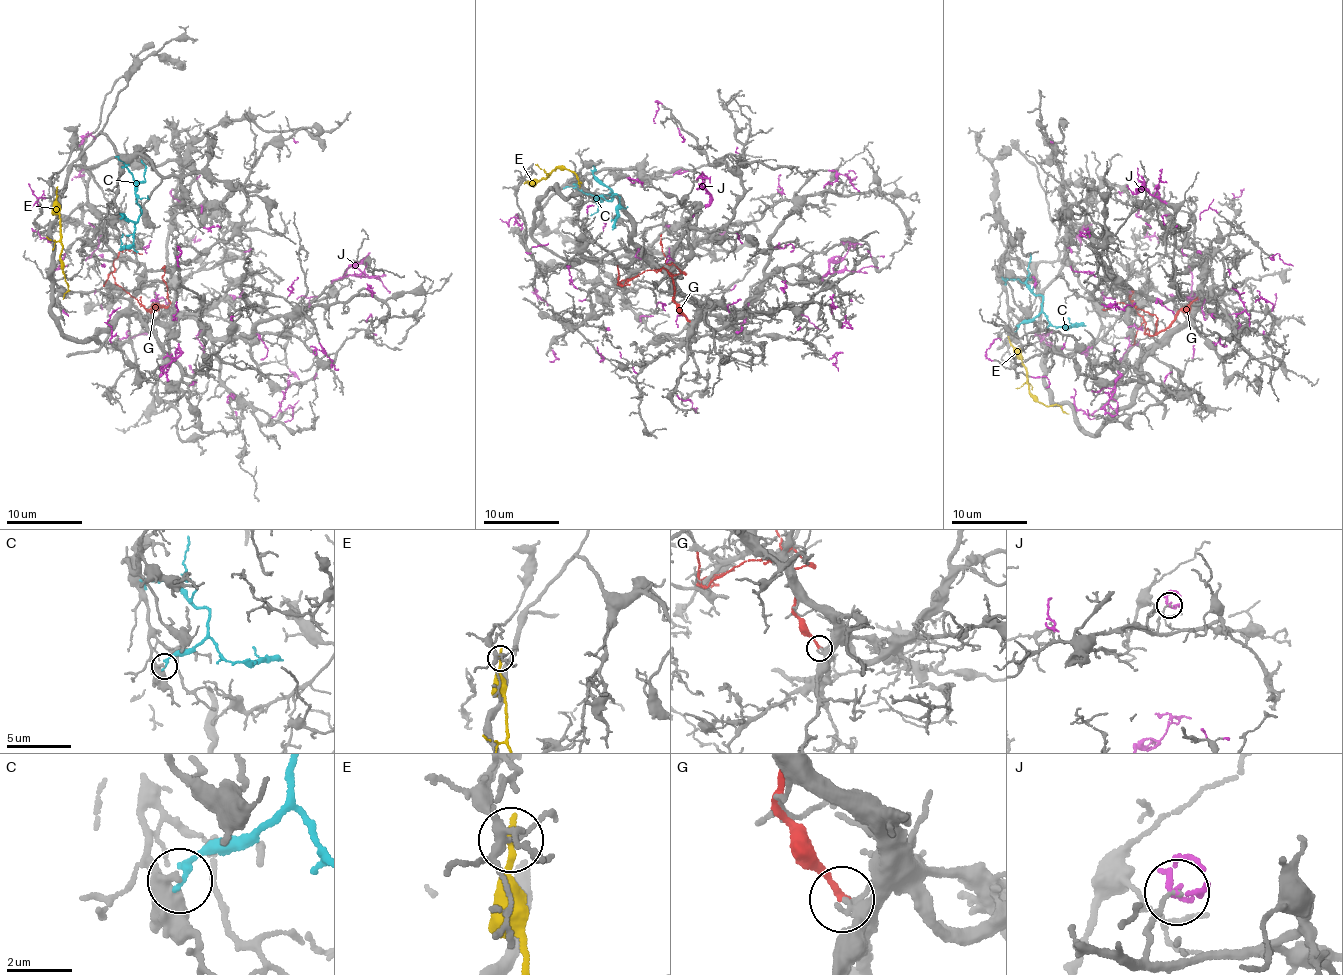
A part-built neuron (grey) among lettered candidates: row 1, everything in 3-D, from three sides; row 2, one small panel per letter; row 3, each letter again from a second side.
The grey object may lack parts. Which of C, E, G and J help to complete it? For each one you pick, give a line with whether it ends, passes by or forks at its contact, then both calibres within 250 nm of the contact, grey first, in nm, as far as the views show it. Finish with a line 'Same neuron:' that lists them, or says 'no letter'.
Same neuron: no letter

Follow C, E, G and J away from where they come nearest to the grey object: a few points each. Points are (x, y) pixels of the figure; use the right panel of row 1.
C: (1016, 330), (1021, 322), (1040, 312), (1042, 300), (1026, 281), (1029, 254)
E: (1010, 341), (1026, 368), (1031, 397), (1068, 413)
G: (1197, 297), (1179, 312), (1162, 331), (1150, 335), (1144, 333), (1146, 321), (1136, 311), (1130, 294)
J: (1086, 232), (1144, 188), (1202, 211), (1205, 298), (1137, 327), (1110, 298), (1190, 295), (1189, 266), (1079, 247)

